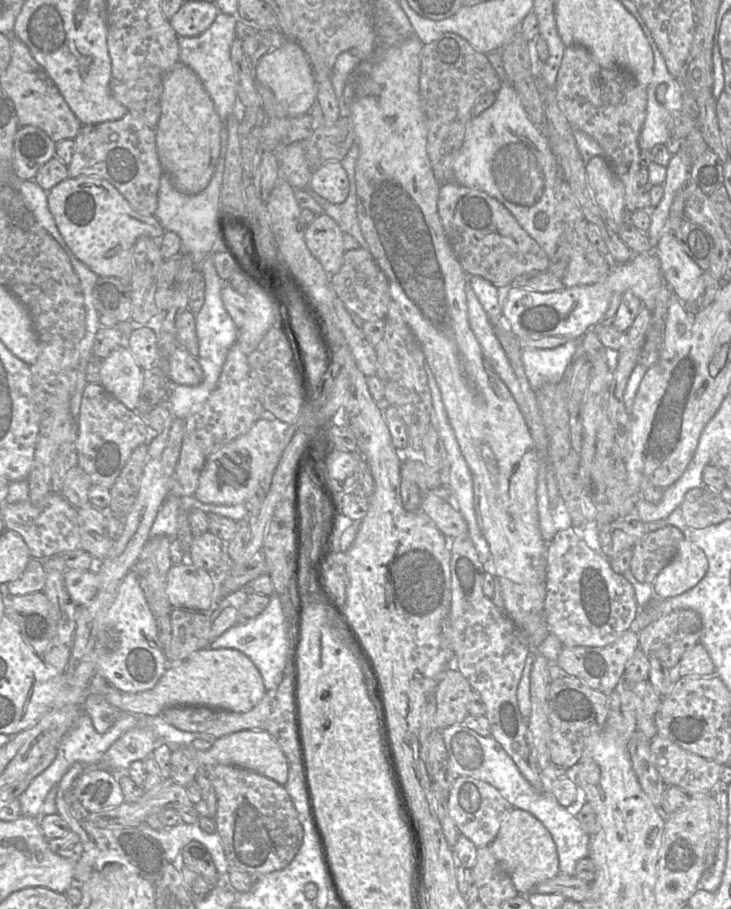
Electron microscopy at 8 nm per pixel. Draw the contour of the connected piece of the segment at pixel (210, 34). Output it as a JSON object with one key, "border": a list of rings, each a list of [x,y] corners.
{"border":[[[219,12],[211,26],[201,35],[193,37],[178,36],[179,61],[190,67],[200,78],[210,95],[216,111],[223,121],[234,113],[238,102],[236,76],[231,62],[231,45],[236,35],[236,15]]]}

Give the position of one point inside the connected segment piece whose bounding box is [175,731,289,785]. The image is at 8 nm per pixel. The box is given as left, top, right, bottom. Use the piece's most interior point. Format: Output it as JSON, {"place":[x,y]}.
{"place":[257,751]}

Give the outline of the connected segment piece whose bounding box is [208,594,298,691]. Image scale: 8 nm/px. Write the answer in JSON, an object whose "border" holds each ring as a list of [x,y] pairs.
{"border":[[[274,594],[270,596],[267,607],[256,618],[245,625],[234,625],[208,645],[210,649],[235,649],[245,654],[259,670],[267,691],[277,688],[284,676],[284,670],[290,663],[290,679],[293,691],[293,657],[297,644],[297,628],[291,643],[288,622],[282,604]]]}

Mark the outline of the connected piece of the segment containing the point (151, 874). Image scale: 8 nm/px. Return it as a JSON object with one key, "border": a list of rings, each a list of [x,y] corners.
{"border":[[[73,784],[65,792],[56,796],[57,814],[68,824],[71,832],[79,835],[83,844],[83,853],[76,861],[74,885],[80,888],[94,873],[102,870],[107,864],[117,864],[127,868],[147,880],[153,886],[160,880],[170,863],[161,844],[155,838],[143,833],[139,828],[103,829],[87,820],[77,820],[73,817],[71,807],[75,802]]]}

